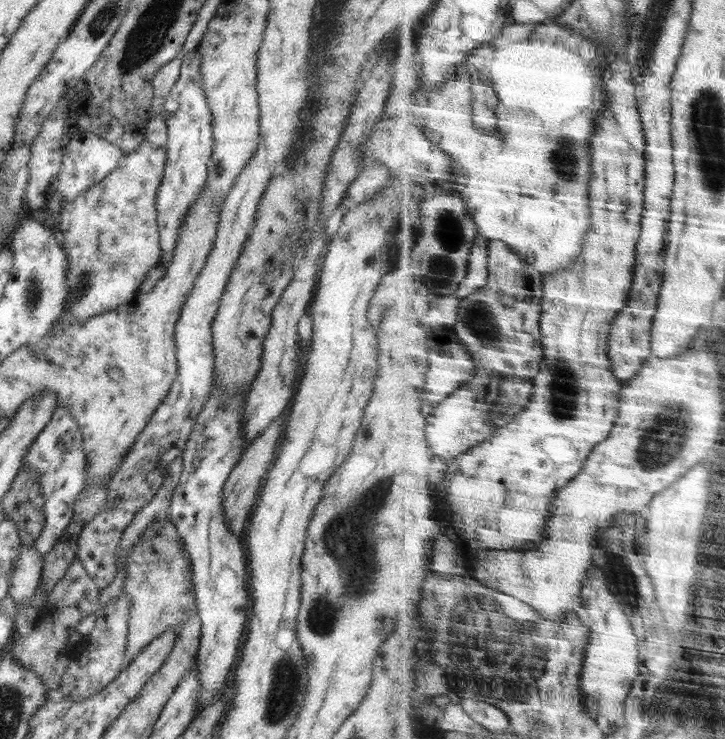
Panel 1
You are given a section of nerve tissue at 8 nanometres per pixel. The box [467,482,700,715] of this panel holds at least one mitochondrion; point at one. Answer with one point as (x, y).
(623, 574)

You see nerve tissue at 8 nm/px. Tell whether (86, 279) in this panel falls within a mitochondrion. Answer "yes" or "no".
yes

